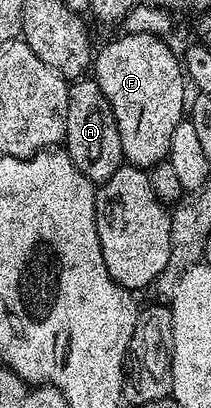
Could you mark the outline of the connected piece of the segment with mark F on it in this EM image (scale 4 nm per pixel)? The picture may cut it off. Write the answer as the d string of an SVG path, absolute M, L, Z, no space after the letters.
M126 32L115 40L110 40L102 49L97 49L92 60L92 78L104 90L104 98L112 106L116 126L120 130L120 146L125 163L147 170L165 161L170 155L172 130L184 119L184 109L188 104L188 80L184 75L179 53L173 52L165 44L161 35L153 36L147 32Z

